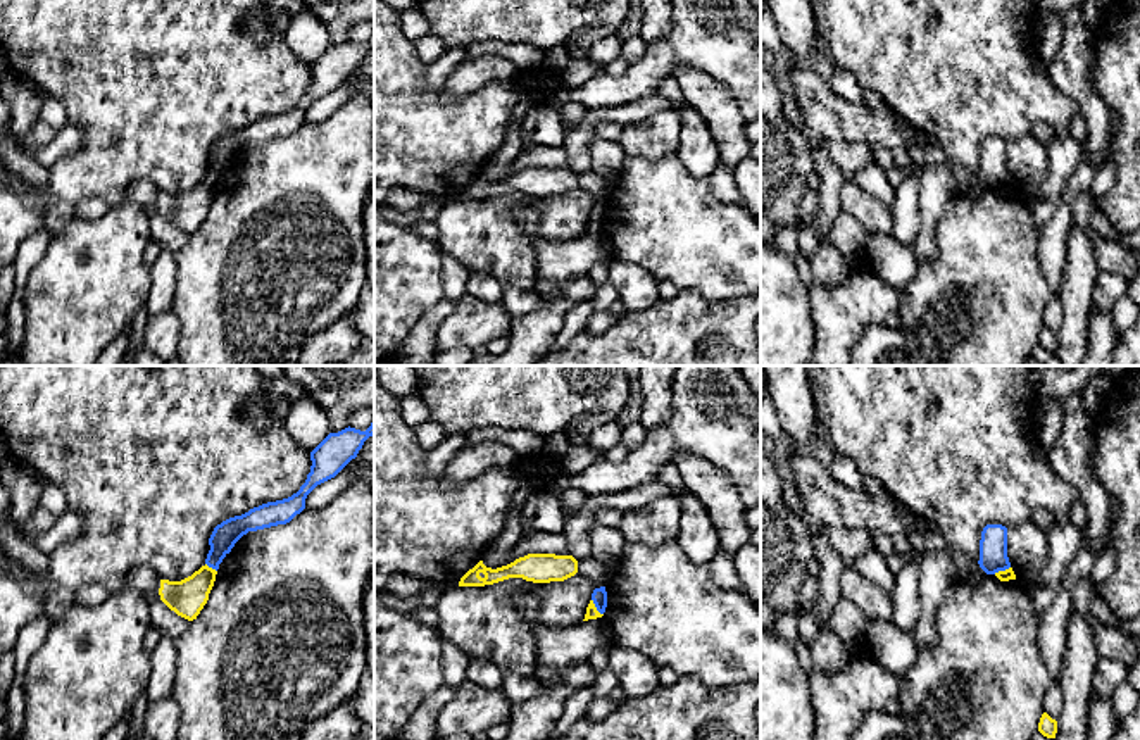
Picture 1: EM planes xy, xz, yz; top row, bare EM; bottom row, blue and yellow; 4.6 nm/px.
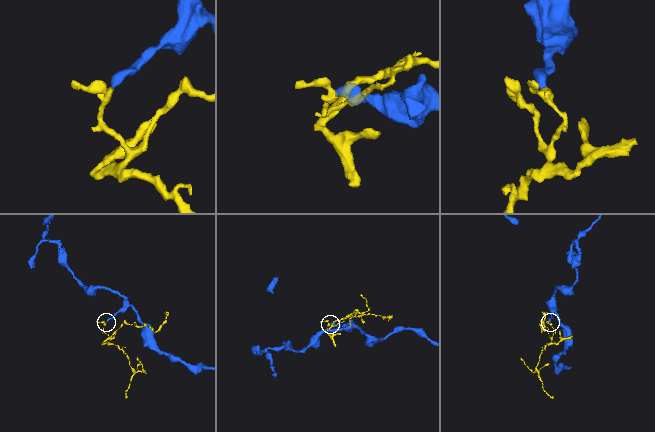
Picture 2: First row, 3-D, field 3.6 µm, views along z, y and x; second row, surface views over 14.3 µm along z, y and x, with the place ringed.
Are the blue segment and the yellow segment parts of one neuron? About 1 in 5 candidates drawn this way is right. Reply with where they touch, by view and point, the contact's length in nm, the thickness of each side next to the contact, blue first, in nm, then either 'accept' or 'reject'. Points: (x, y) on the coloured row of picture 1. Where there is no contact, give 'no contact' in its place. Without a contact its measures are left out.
xz (595, 606) | 90 nm | 70/60 nm | reject

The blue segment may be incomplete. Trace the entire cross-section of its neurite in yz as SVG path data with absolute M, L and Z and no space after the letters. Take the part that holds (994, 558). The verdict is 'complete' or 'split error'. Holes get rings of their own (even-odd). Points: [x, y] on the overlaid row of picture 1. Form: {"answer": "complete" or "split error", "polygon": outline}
{"answer": "complete", "polygon": "M987 524L980 540L980 568L987 574L995 574L1011 568L1007 557L1007 528L1002 524Z"}

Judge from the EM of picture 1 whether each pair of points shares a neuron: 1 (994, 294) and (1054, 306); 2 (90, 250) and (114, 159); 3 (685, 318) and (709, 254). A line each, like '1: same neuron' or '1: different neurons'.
1: different neurons
2: different neurons
3: different neurons

